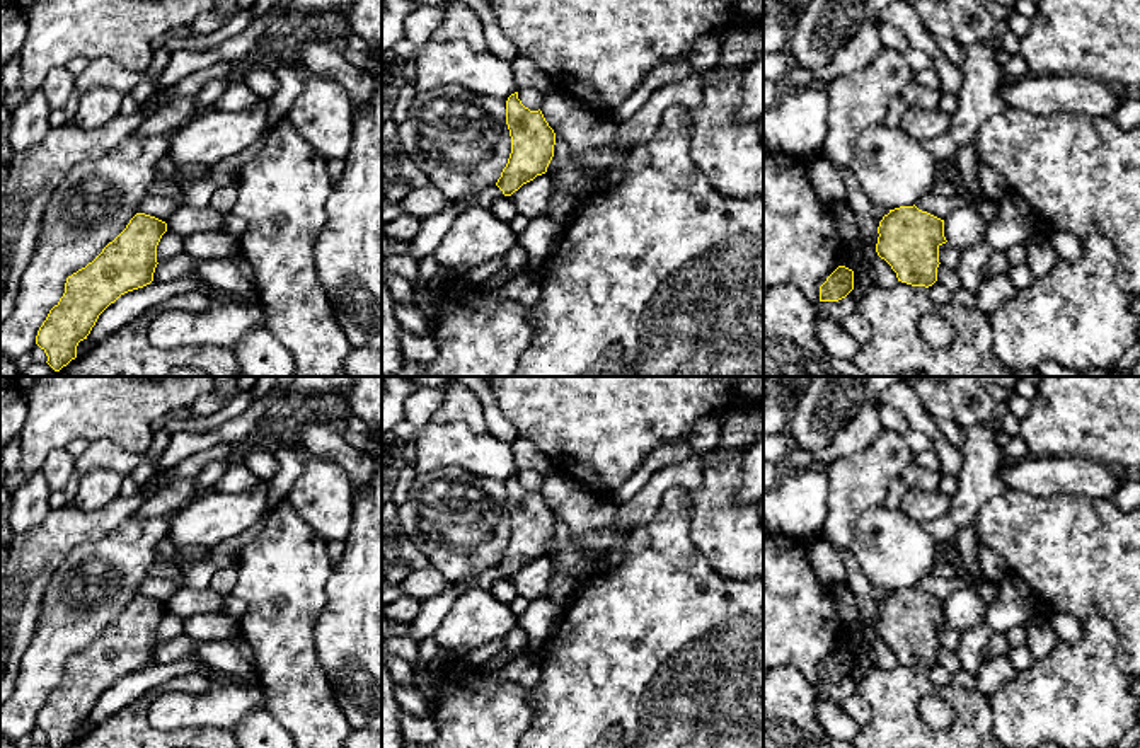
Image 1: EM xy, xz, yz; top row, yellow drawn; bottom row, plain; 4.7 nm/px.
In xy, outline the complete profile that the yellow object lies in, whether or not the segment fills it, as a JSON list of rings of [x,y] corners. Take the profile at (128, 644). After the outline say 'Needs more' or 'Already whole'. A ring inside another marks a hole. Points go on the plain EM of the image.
[[[136,595],[126,610],[92,644],[66,659],[63,678],[49,692],[36,717],[36,726],[46,734],[49,748],[66,748],[75,741],[78,724],[87,721],[99,697],[121,676],[153,663],[158,646],[157,627],[165,613],[165,603]]]. Already whole

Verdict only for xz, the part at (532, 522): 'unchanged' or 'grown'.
unchanged

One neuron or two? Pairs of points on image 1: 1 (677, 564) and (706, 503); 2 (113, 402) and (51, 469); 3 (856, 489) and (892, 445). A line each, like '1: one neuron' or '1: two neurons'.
1: two neurons
2: two neurons
3: one neuron

